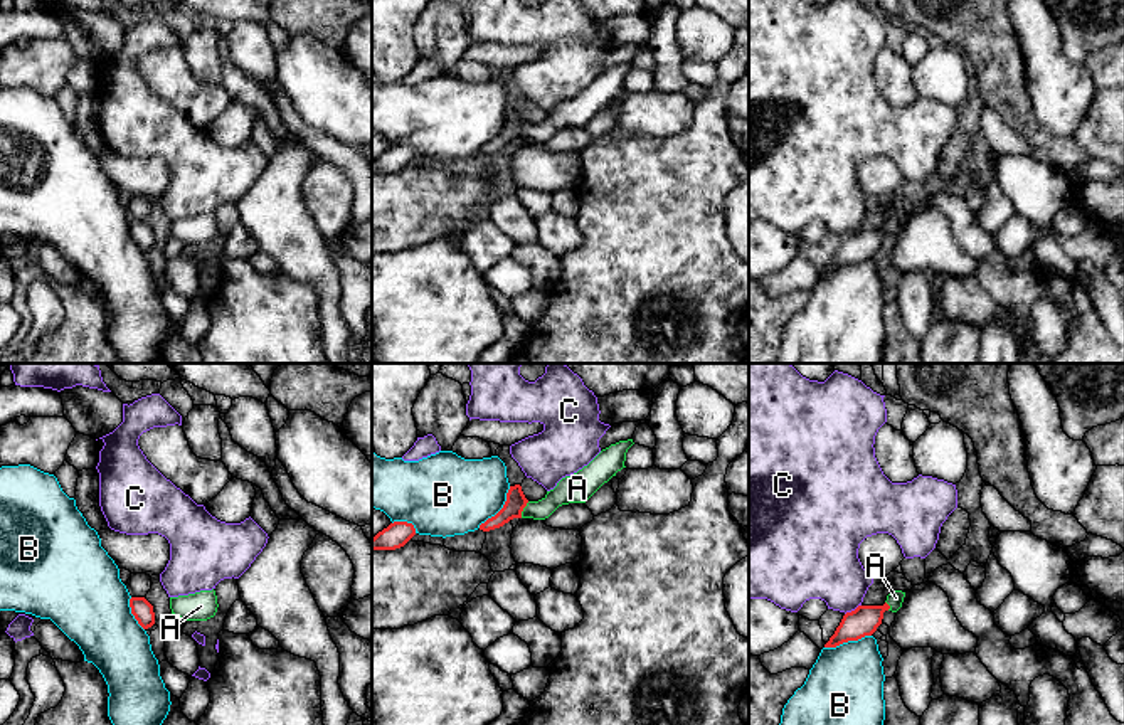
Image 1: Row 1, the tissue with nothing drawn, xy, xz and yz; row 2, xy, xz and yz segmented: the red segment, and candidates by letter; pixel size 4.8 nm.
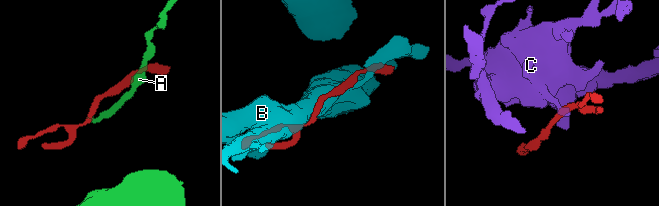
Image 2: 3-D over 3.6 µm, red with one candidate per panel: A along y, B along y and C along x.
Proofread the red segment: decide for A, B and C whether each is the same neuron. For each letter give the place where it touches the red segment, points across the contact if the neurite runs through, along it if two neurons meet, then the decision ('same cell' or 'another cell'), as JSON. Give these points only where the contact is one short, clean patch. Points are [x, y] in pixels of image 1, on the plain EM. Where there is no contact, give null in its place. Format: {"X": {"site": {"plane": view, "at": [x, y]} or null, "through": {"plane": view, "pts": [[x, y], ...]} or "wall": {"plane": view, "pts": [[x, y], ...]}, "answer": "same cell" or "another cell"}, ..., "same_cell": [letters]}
{"A": {"site": {"plane": "xz", "at": [522, 133]}, "through": {"plane": "xz", "pts": [[515, 125], [522, 133], [540, 133], [569, 113]]}, "answer": "same cell"}, "B": {"site": {"plane": "xz", "at": [502, 132]}, "answer": "another cell"}, "C": {"site": {"plane": "yz", "at": [852, 234]}, "wall": {"plane": "yz", "pts": [[860, 227], [845, 238]]}, "answer": "another cell"}, "same_cell": ["A"]}

